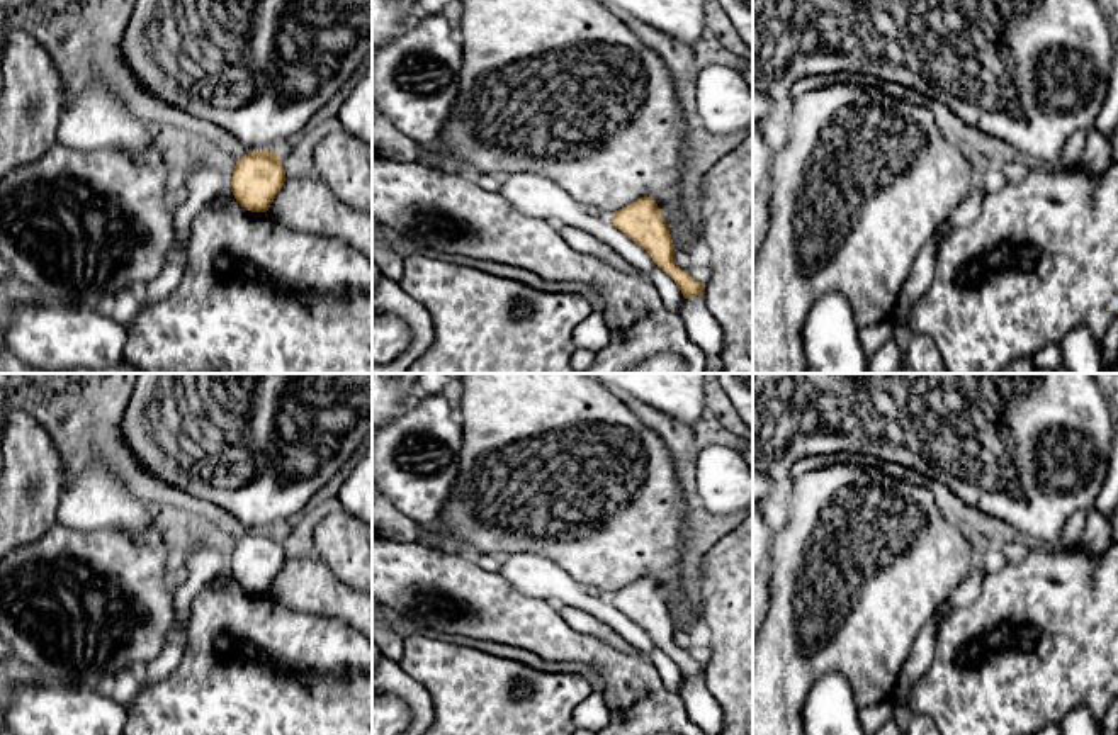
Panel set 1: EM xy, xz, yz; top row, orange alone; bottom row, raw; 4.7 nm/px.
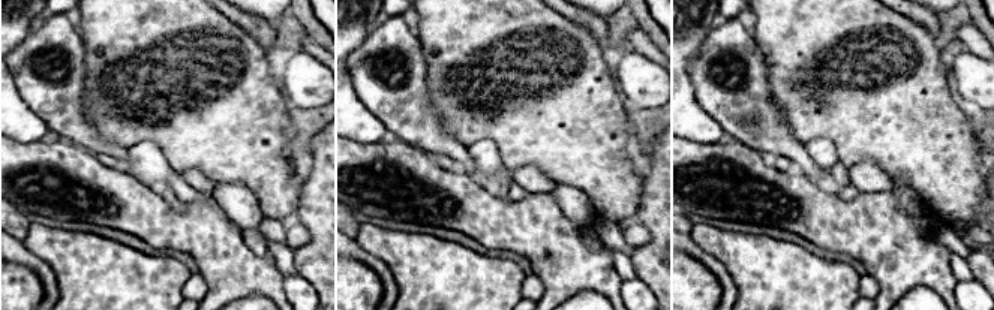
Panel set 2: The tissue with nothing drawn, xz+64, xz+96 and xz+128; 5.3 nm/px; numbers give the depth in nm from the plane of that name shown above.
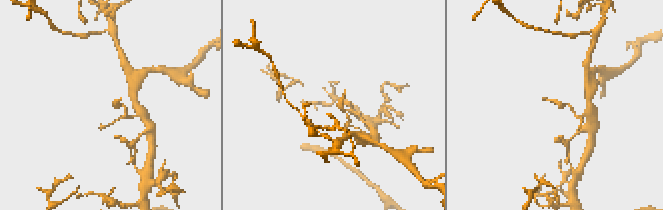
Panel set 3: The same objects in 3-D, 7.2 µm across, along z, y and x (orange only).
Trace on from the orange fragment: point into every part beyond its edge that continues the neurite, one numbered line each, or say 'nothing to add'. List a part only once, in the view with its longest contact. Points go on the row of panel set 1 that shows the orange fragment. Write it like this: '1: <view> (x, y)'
nothing to add

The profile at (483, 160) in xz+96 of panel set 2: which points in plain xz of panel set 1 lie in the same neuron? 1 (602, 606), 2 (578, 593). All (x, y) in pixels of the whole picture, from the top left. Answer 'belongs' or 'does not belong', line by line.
1: belongs
2: belongs

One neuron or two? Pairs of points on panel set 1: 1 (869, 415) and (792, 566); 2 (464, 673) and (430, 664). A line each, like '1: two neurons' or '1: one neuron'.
1: two neurons
2: one neuron

